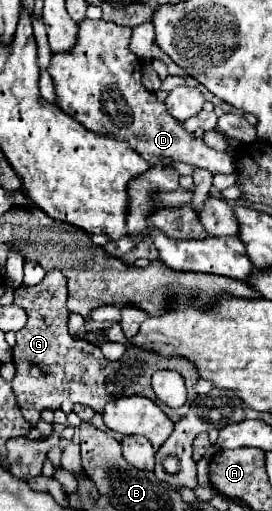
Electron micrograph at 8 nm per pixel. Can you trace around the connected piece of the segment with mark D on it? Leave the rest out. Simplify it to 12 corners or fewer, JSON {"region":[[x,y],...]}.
{"region":[[84,19],[56,105],[152,165],[234,173],[142,85],[130,27]]}

